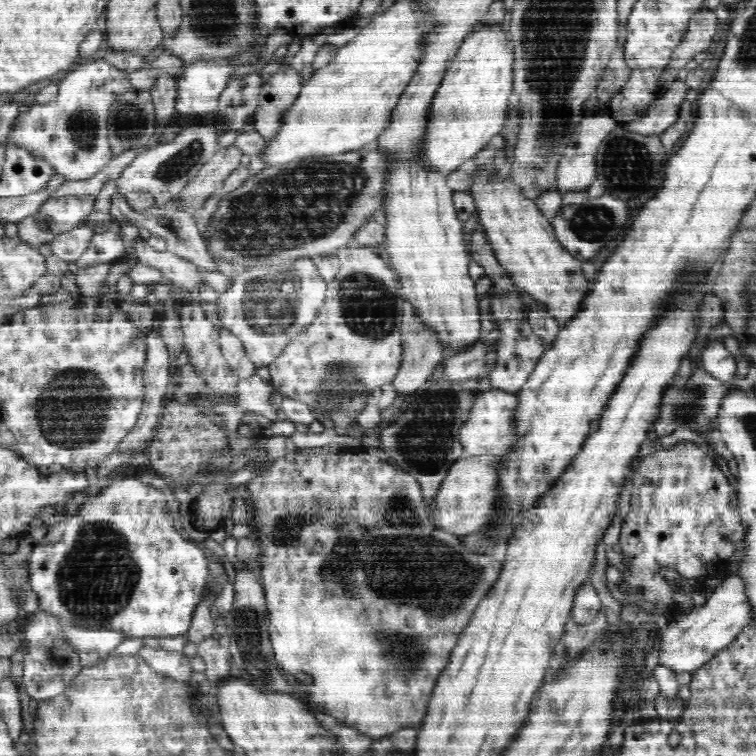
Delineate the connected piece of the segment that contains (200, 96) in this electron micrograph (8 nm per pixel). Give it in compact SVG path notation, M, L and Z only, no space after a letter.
M194 61L192 64L186 64L182 72L176 76L178 98L176 98L175 110L177 114L181 117L184 115L201 117L217 111L220 96L231 82L232 74L237 67L232 61Z

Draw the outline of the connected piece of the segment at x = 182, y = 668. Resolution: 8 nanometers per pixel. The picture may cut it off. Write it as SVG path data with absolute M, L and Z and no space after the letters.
M143 646L137 651L146 664L149 664L158 674L187 682L192 674L190 660L181 652Z

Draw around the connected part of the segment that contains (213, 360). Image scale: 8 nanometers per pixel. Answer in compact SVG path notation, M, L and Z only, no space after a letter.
M199 302L186 304L179 312L181 317L181 327L184 332L184 352L190 358L189 363L194 366L194 372L198 378L202 378L210 390L214 390L220 396L237 396L236 388L239 381L228 366L226 359L219 345L220 329L214 325L210 318L206 318L206 313L200 307Z

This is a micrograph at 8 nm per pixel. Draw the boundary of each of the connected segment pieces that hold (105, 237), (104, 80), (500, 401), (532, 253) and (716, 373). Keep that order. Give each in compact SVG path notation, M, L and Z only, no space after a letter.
M107 231L101 236L95 235L89 242L88 248L75 262L78 268L98 263L119 264L128 252L119 234Z
M104 60L86 61L80 68L74 66L74 72L58 84L56 99L46 104L32 105L29 111L18 115L4 145L8 147L11 143L17 143L17 146L24 146L34 156L41 156L49 162L53 174L66 181L86 180L98 174L112 160L107 139L107 114L117 96L132 87L122 70Z
M490 389L479 392L470 410L469 417L459 430L459 439L465 456L482 454L503 455L509 452L514 441L517 441L516 412L519 403L517 393L504 389Z
M474 171L471 177L472 182L467 192L474 199L475 210L479 216L478 228L486 235L497 261L502 268L506 269L513 285L530 294L536 301L540 300L540 304L545 310L548 310L548 314L552 314L558 320L557 324L560 324L560 327L568 321L572 321L577 312L582 310L580 304L590 286L590 282L586 280L586 276L580 270L582 260L574 258L574 255L561 245L551 225L551 219L546 218L540 212L533 200L522 194L519 186L509 176L498 177L496 171Z
M709 342L700 352L698 365L716 380L732 382L736 380L736 360L726 350L722 342Z

